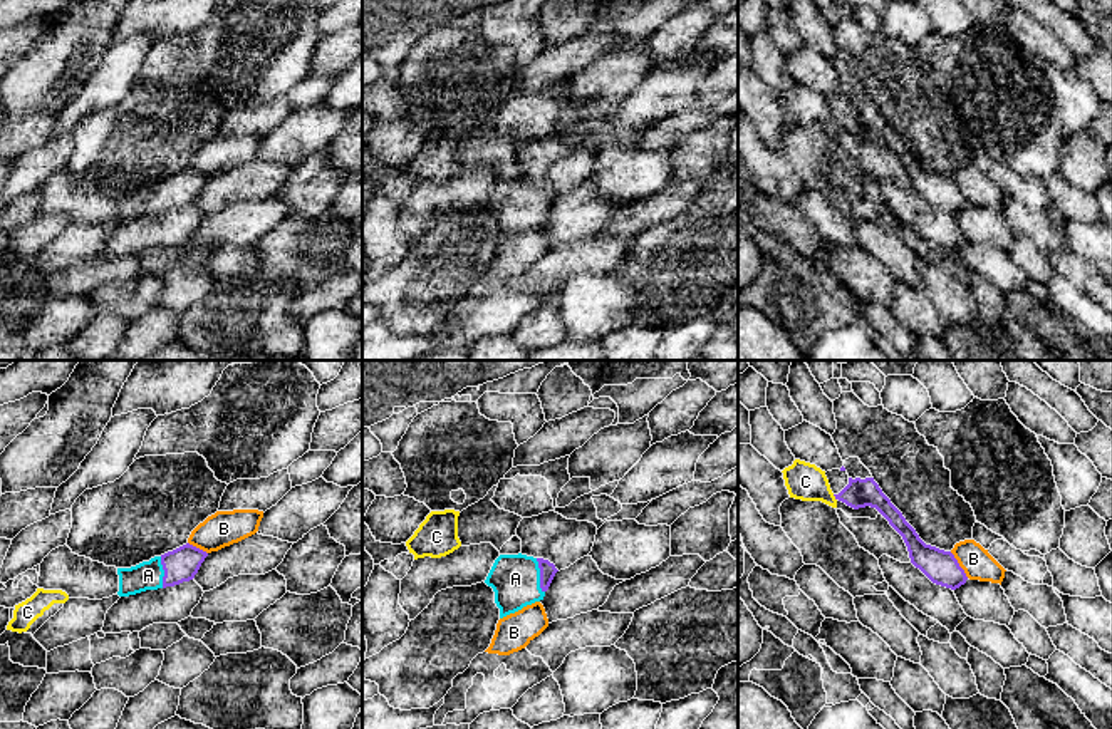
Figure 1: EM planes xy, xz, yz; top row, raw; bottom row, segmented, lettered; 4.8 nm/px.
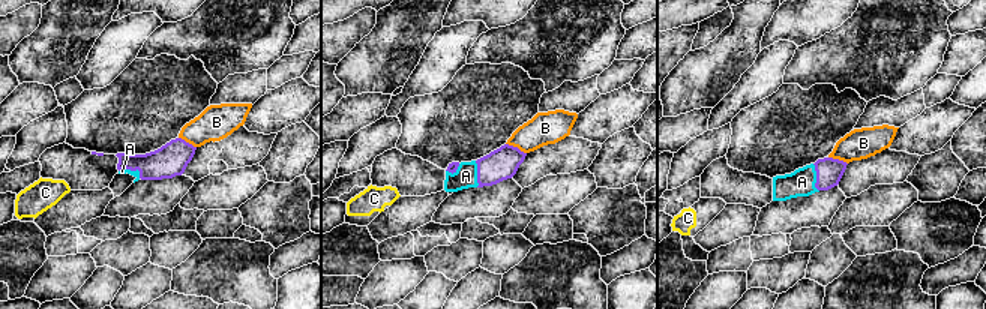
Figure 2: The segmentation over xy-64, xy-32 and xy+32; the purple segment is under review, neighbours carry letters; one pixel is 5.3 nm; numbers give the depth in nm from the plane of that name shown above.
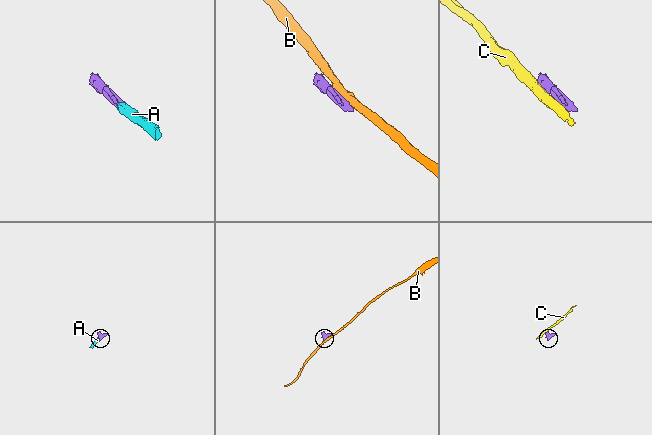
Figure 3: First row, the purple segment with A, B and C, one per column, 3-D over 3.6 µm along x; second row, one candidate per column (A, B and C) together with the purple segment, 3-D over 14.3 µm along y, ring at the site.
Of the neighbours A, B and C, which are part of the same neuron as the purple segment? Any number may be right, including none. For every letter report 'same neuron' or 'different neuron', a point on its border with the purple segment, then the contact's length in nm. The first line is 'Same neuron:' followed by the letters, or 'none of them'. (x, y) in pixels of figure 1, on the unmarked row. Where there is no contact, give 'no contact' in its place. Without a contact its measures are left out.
Same neuron: A
A: same neuron; contact xz (540, 200); length 170 nm
B: different neuron; contact yz (958, 190); length 160 nm
C: different neuron; contact yz (836, 123); length 40 nm

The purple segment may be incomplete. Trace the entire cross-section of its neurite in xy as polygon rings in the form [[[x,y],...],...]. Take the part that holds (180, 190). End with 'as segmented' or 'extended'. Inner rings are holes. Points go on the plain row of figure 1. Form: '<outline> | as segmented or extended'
[[[186,168],[136,191],[117,193],[117,220],[129,221],[146,215],[158,215],[190,206],[195,203],[206,181],[206,176]]] | extended

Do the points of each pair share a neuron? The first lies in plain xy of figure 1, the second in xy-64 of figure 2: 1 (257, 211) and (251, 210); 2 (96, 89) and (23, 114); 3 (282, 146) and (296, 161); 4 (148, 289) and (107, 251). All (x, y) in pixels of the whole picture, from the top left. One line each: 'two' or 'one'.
1: two
2: two
3: two
4: one

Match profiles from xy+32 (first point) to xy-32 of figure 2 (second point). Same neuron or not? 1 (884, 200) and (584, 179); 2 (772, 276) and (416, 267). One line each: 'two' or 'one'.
1: one
2: two

